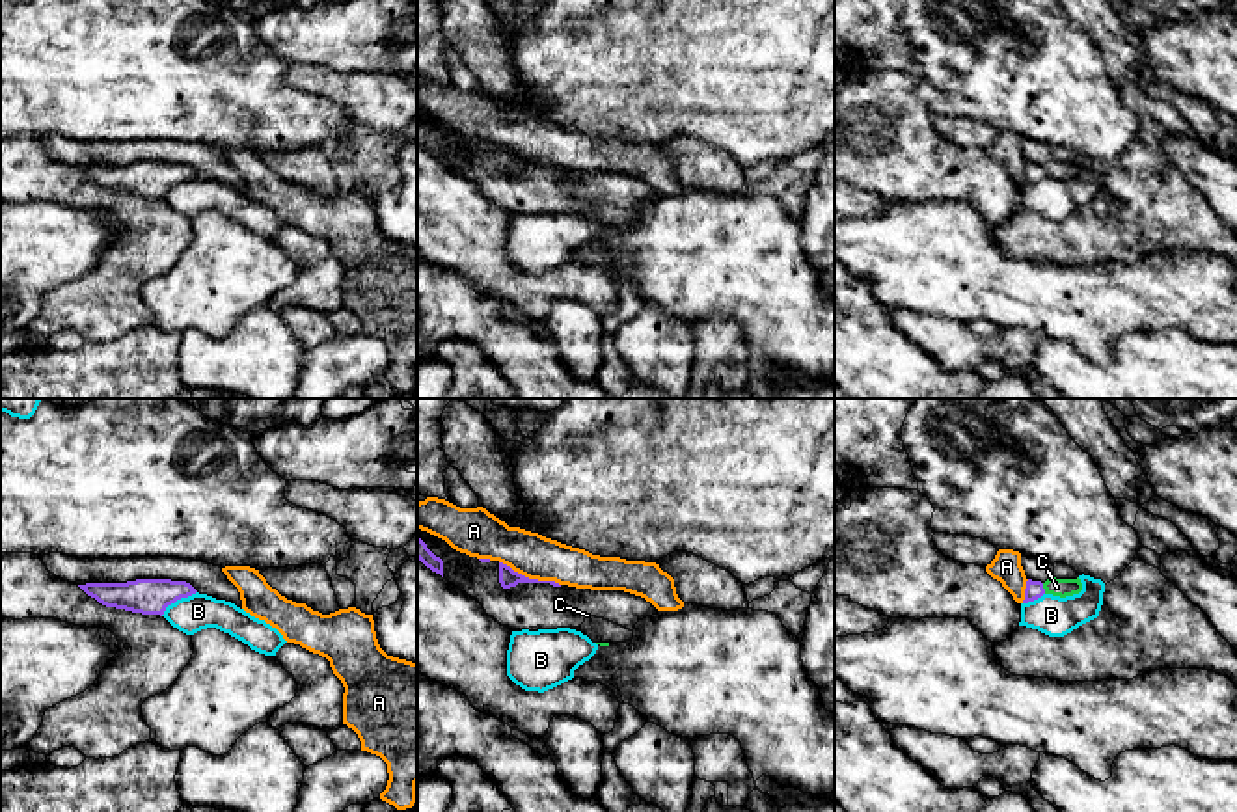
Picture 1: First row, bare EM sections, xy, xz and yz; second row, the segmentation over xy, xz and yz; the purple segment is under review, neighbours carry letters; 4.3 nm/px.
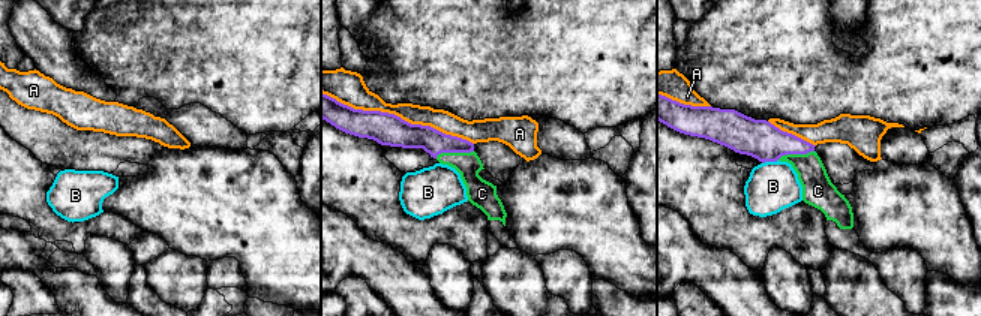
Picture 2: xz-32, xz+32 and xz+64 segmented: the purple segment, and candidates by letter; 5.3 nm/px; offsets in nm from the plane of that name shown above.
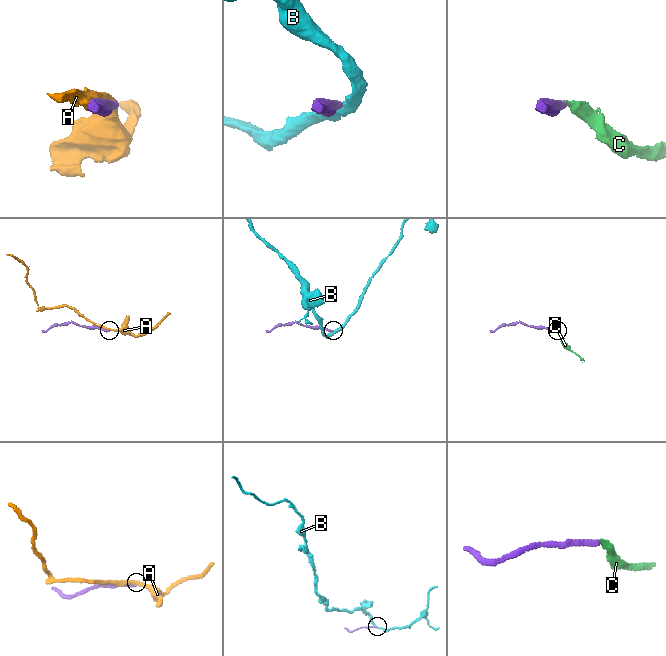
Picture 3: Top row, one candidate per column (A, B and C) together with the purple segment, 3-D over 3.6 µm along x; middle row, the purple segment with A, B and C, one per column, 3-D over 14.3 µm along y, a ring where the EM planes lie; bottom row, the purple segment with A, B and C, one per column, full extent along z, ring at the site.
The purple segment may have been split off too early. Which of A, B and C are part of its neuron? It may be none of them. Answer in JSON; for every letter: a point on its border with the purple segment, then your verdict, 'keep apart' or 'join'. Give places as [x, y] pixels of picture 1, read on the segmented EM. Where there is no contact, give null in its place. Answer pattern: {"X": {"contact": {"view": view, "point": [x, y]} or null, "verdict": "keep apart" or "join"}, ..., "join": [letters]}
{"A": {"contact": {"view": "xz", "point": [528, 578]}, "verdict": "keep apart"}, "B": {"contact": {"view": "xy", "point": [177, 598]}, "verdict": "keep apart"}, "C": {"contact": {"view": "yz", "point": [1044, 589]}, "verdict": "join"}, "join": ["C"]}

